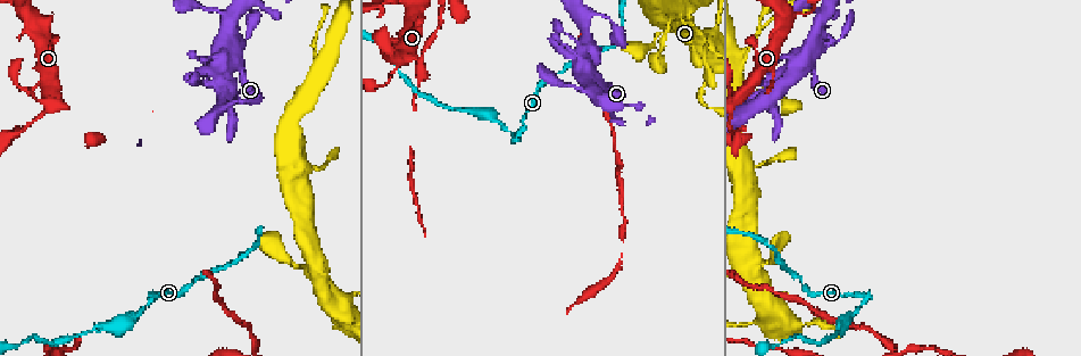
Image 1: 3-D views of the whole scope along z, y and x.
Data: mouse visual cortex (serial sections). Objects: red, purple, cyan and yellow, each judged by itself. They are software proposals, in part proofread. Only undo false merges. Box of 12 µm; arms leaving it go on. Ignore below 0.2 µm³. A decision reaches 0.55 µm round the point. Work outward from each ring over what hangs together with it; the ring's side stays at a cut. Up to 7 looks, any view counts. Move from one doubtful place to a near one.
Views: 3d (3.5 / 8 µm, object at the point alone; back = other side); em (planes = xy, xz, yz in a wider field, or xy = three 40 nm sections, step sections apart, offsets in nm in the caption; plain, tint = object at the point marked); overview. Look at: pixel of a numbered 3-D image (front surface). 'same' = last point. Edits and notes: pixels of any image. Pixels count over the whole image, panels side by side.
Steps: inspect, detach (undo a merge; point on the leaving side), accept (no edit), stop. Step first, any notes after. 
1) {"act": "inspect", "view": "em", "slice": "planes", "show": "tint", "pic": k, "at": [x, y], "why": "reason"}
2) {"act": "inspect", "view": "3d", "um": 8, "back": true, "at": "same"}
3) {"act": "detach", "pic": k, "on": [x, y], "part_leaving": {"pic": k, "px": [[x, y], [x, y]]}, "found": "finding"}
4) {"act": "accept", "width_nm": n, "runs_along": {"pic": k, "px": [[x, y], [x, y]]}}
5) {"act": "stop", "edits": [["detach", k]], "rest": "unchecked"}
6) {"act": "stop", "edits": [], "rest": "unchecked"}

{"act": "inspect", "view": "3d", "um": 3.5, "pic": 1, "at": [861, 296]}

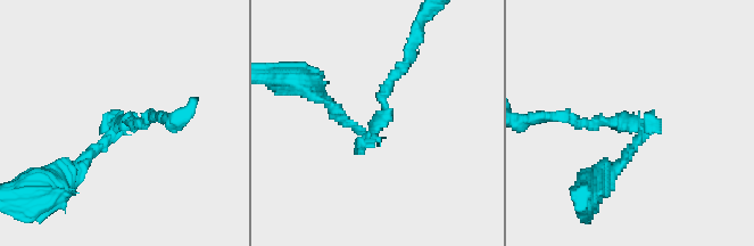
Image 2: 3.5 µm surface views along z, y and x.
{"act": "inspect", "view": "em", "slice": "xy", "step": 2, "show": "tint", "pic": 2, "at": [376, 127], "why": "need the tissue"}

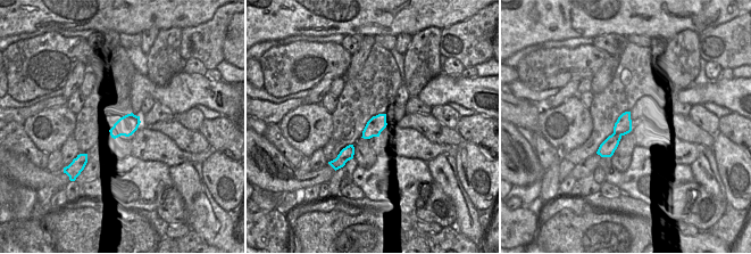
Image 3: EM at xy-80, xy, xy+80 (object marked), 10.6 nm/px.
{"act": "accept", "runs_along": {"pic": 2, "px": [[148, 120], [119, 123], [71, 175]]}, "found": "all the same cell"}

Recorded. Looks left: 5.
{"act": "inspect", "view": "3d", "um": 3.5, "pic": 1, "at": [397, 59], "why": "abrupt turn"}

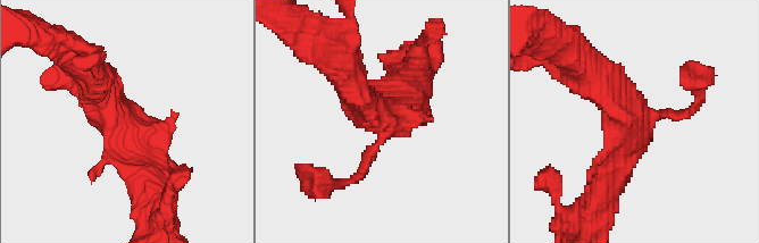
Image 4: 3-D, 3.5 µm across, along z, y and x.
{"act": "inspect", "view": "em", "slice": "xy", "step": 5, "show": "tint", "pic": 4, "at": [129, 129]}

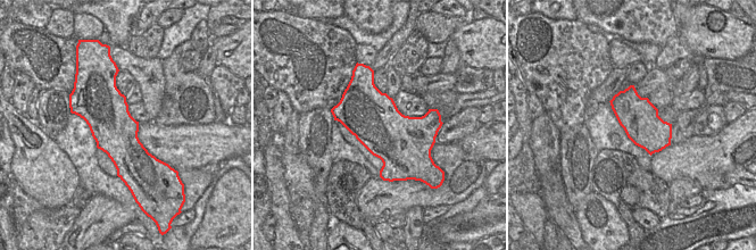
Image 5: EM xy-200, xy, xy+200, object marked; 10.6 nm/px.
{"act": "inspect", "view": "em", "slice": "xy", "step": 3, "show": "tint", "at": "same", "why": "cut it another way"}

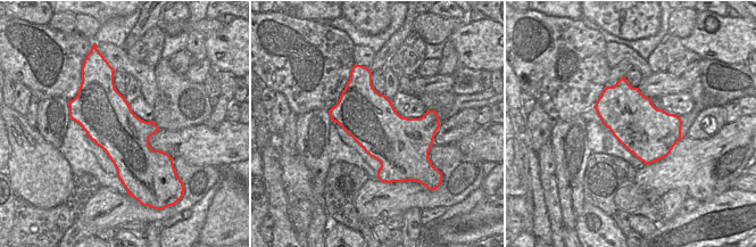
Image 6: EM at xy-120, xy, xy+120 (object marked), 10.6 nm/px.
{"act": "accept", "runs_along": {"pic": 4, "px": [[151, 191], [96, 75]]}, "found": "all the same cell"}

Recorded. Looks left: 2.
{"act": "stop", "edits": [], "rest": "unchecked"}

